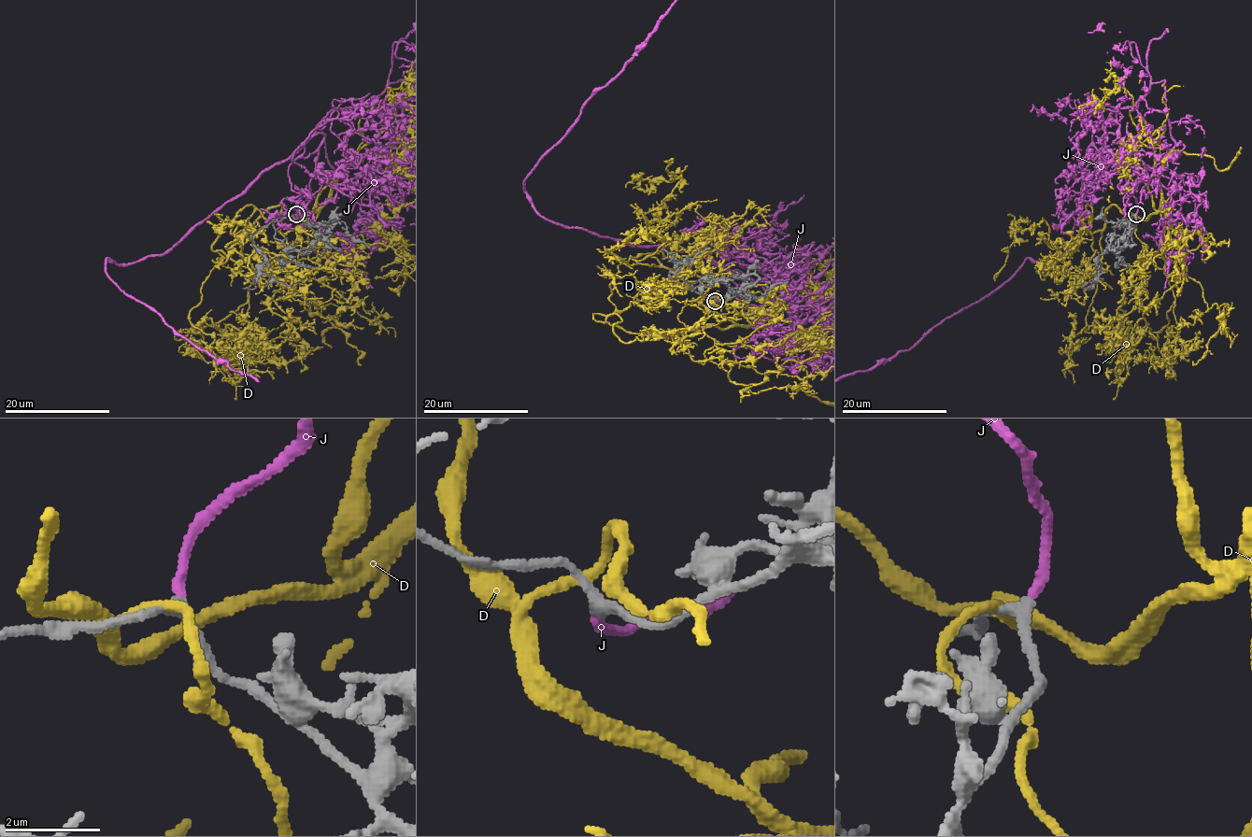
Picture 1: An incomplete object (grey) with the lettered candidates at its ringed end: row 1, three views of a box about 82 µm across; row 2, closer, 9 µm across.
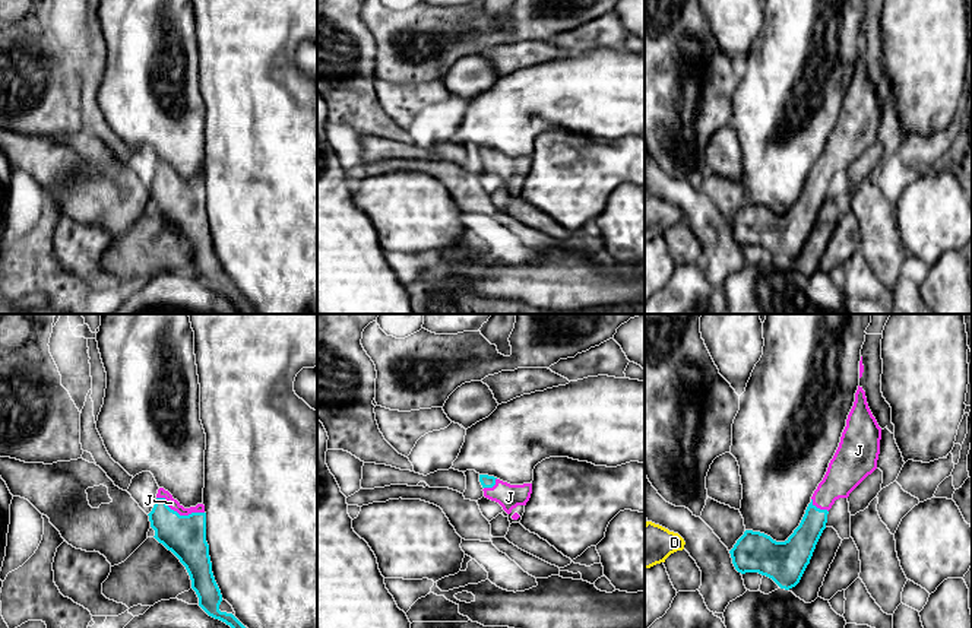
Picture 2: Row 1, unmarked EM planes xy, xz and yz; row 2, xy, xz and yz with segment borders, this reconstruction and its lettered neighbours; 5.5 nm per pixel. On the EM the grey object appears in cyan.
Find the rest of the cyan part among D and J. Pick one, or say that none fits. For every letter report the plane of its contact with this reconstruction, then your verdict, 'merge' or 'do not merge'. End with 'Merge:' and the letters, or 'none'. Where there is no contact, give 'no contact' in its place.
D: no contact; do not merge
J: meets cyan in xy; merge
Merge: J

